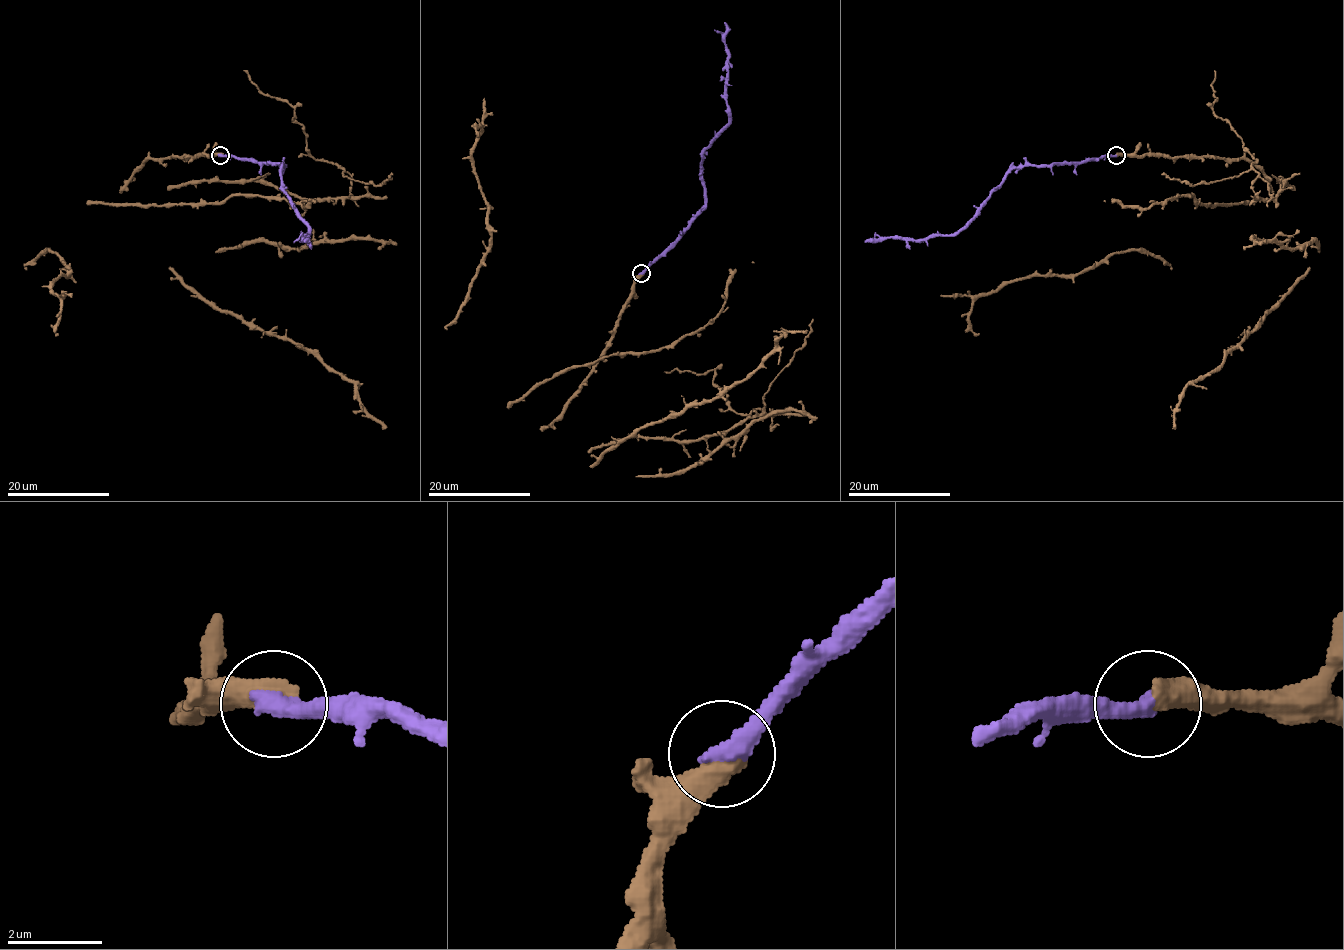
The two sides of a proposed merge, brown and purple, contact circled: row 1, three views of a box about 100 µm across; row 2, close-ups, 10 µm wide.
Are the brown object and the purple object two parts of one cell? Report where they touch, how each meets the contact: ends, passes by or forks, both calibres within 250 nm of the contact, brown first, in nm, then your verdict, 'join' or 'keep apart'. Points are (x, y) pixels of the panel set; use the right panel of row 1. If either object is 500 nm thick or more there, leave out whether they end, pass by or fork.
(1116, 155) | 550/460 nm | join

